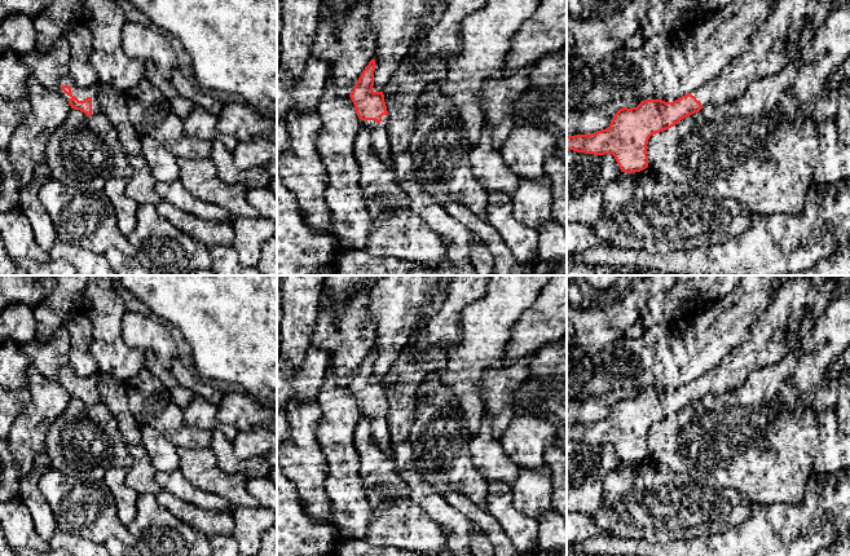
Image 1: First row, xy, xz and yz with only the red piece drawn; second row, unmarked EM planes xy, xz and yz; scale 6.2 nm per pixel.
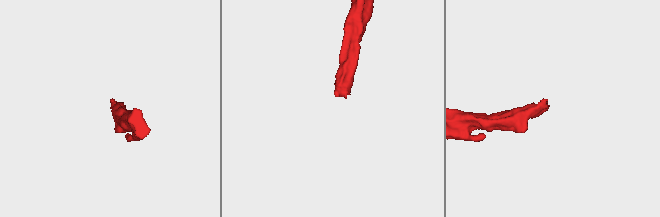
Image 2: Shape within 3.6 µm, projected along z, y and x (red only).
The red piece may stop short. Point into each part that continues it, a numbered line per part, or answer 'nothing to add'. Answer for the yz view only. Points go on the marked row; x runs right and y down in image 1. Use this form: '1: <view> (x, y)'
1: yz (793, 22)

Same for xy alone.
1: xy (91, 91)

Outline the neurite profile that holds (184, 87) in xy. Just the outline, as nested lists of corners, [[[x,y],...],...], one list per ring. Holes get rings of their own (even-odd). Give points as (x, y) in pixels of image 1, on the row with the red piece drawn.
[[[177,69],[171,75],[171,81],[180,96],[188,97],[194,105],[210,111],[213,116],[219,116],[224,109],[224,103],[213,94],[201,89],[194,81],[186,79]]]

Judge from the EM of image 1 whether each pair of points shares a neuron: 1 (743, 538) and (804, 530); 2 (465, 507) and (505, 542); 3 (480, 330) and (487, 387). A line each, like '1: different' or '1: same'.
1: same
2: same
3: different

